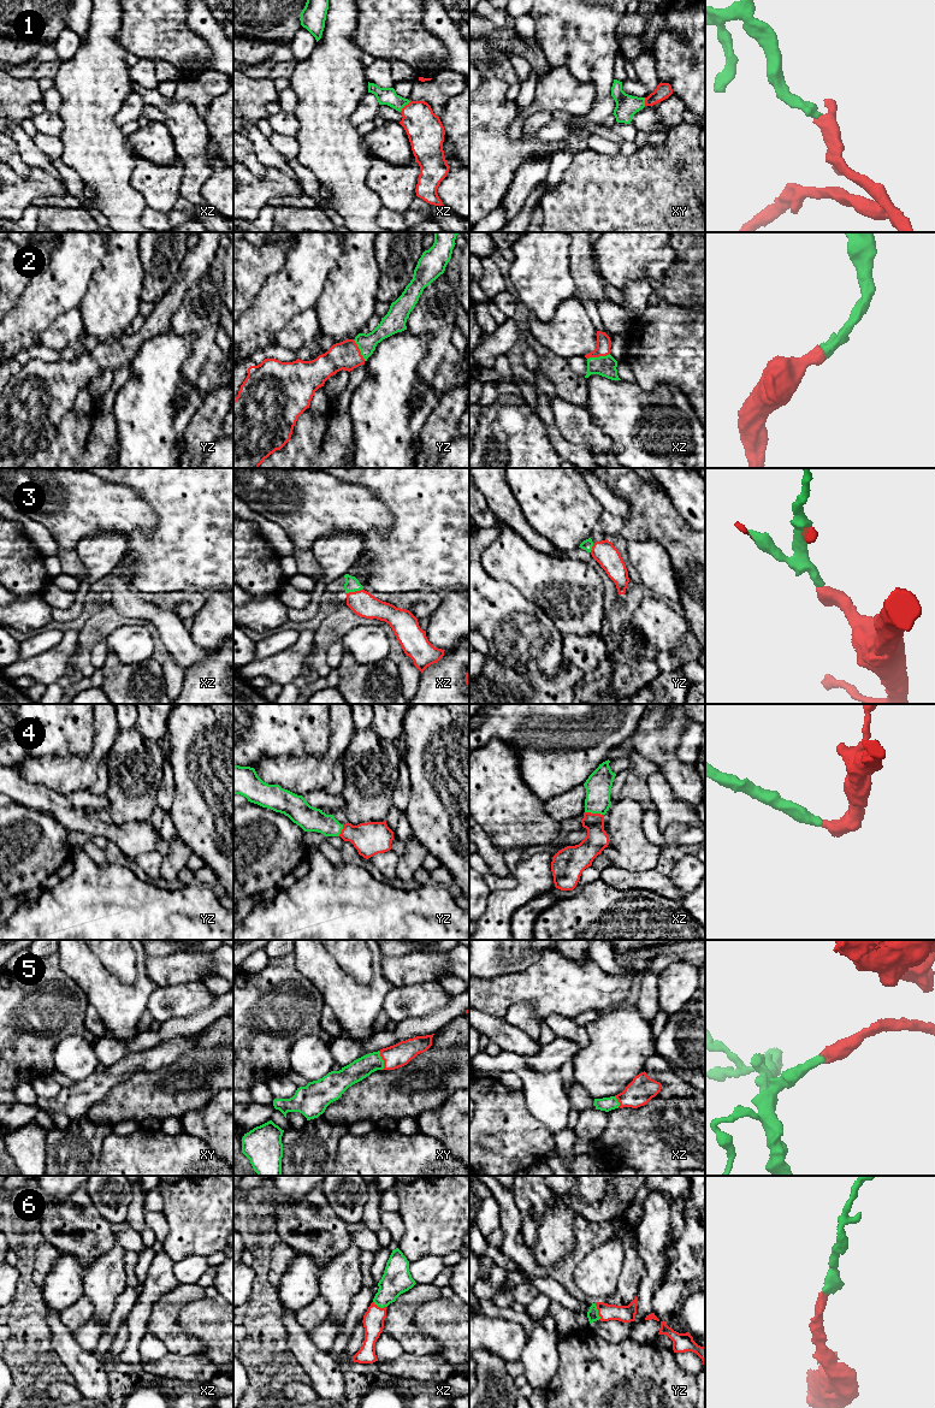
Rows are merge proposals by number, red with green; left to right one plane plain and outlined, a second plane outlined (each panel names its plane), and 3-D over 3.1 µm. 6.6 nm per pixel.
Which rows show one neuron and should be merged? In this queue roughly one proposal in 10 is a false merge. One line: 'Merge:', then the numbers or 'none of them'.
Merge: 1, 2, 3, 4, 5, 6

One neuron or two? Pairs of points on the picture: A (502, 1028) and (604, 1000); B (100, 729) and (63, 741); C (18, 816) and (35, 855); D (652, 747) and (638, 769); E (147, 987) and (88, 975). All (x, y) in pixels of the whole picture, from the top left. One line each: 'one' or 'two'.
A: two
B: two
C: one
D: two
E: one

